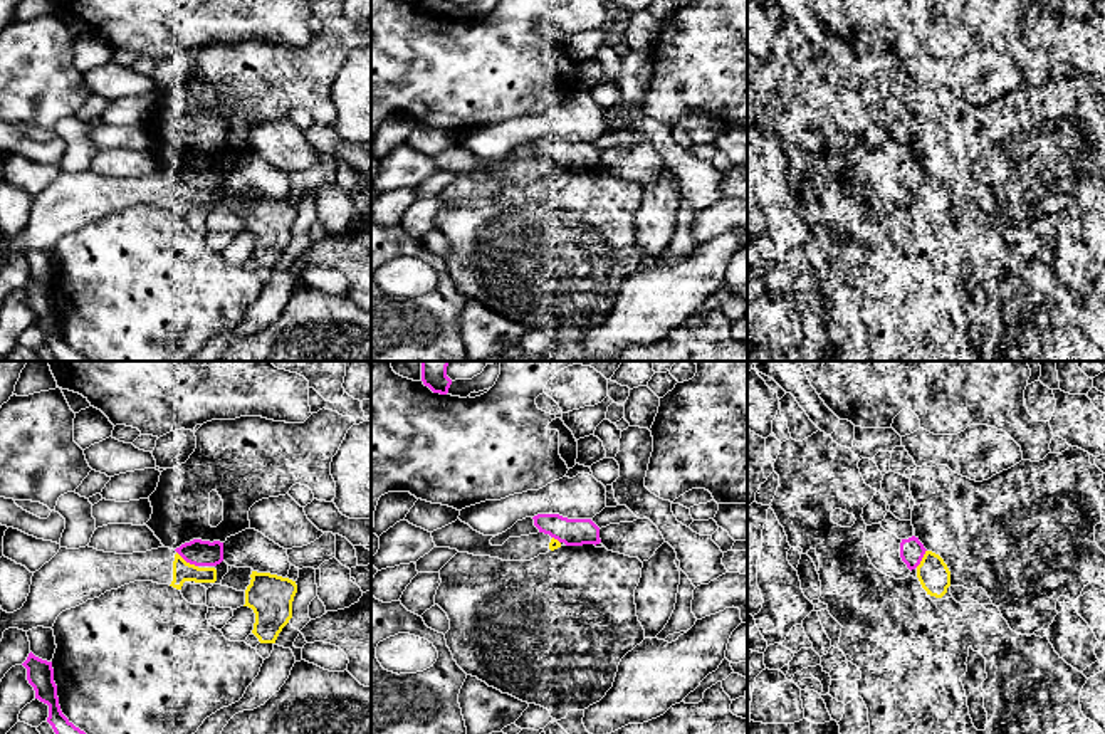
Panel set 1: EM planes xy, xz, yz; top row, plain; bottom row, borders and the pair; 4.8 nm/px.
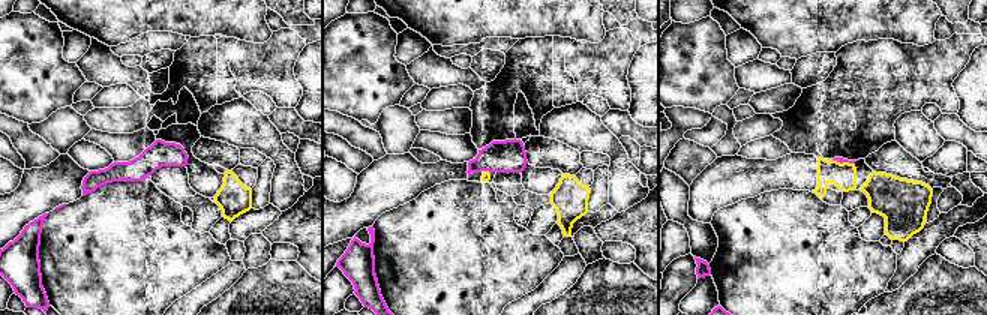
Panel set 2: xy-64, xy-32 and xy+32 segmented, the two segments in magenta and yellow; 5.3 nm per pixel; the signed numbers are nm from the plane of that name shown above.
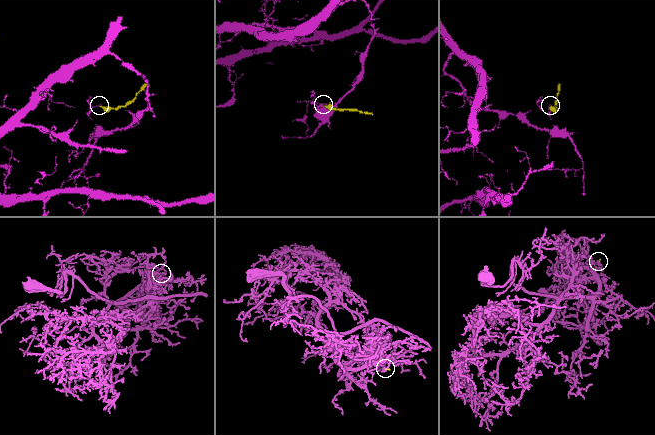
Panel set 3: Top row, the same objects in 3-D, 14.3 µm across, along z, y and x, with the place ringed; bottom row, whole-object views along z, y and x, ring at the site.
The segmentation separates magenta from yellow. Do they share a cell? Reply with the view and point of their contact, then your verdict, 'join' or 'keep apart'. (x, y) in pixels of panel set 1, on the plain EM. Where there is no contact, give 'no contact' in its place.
meets magenta in xy at (187, 185); keep apart

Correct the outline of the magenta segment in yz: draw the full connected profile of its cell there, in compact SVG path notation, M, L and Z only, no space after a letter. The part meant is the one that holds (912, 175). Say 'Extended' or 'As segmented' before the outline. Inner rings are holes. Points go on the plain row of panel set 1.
As segmented. M912 160L909 163L902 163L902 166L900 166L900 181L910 195L920 188L925 175L927 173L915 160Z

